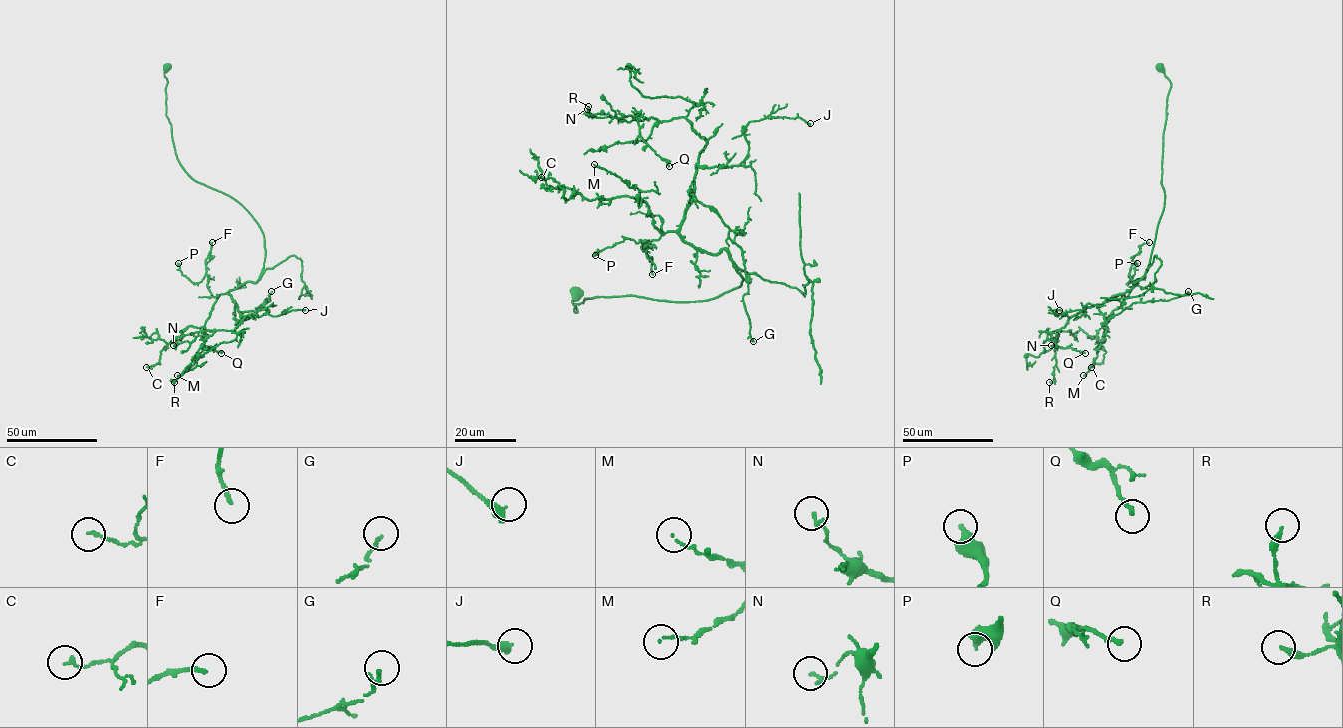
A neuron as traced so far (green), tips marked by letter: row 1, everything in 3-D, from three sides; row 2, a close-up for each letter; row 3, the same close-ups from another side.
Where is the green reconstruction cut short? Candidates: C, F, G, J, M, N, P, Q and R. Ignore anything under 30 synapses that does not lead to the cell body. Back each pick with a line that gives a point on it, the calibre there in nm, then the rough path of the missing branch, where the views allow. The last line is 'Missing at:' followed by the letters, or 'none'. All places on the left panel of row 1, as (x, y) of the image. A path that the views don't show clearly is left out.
Missing at: none

